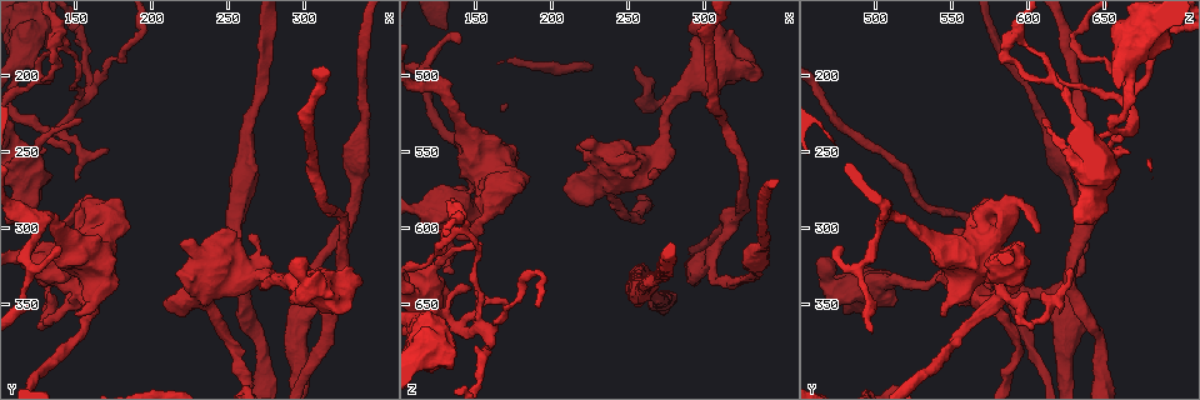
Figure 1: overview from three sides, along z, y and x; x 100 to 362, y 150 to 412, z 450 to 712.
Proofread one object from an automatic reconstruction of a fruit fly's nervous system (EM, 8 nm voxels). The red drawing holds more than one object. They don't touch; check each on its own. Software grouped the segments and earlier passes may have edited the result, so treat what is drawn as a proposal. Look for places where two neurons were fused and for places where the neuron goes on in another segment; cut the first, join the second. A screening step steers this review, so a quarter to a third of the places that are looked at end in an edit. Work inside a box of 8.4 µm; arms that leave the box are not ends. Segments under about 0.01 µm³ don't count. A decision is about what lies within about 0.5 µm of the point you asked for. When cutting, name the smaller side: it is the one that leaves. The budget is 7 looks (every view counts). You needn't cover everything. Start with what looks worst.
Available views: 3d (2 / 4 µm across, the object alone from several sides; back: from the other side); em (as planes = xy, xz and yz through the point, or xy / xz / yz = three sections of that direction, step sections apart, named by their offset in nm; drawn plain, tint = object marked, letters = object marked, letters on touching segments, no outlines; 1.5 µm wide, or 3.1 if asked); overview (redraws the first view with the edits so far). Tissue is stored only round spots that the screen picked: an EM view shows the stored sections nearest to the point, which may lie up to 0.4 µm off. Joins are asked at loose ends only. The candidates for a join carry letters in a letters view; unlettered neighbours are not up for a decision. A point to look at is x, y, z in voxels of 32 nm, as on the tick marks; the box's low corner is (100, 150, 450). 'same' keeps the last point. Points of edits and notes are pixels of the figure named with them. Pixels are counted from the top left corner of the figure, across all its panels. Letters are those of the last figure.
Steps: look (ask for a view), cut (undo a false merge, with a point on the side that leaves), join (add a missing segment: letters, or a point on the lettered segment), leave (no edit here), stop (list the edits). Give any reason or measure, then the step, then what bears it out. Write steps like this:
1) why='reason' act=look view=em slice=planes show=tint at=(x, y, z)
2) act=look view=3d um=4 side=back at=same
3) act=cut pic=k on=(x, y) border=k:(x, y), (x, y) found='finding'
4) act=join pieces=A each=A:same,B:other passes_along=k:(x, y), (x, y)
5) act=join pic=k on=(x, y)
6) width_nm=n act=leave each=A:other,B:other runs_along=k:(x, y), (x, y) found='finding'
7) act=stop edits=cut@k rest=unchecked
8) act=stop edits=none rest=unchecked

why='thick turns thin' act=look view=em slice=xz step=8 show=tint at=(306, 388, 606)

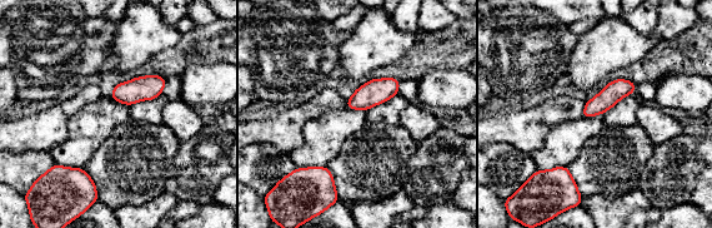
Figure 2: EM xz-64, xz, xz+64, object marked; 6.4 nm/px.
act=look view=em slice=planes show=letters at=same

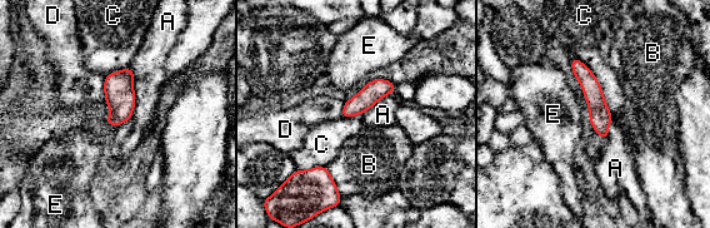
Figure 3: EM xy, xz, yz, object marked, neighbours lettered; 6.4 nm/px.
width_nm=120 longest_contact=C:460nm act=leave each=A:other,B:other,C:other,D:other,E:other found='all the same neuron'

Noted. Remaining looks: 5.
why='thin end' act=look view=em slice=xz step=8 show=letters at=(152, 230, 608)

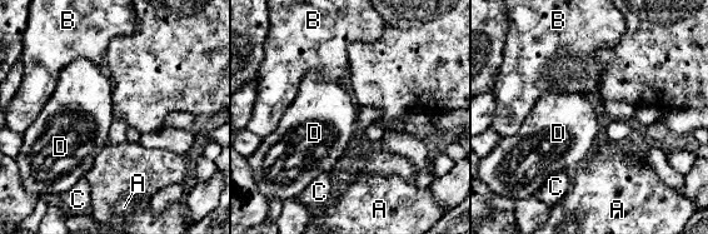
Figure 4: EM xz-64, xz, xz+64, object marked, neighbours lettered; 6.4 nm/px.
why='cut it another way' act=look view=em slice=planes show=letters at=same

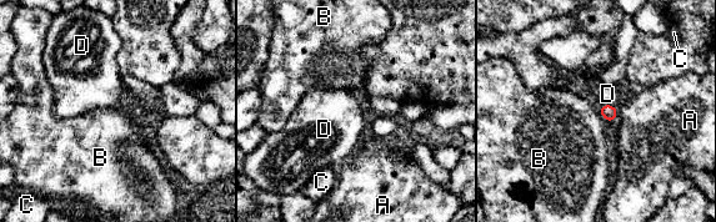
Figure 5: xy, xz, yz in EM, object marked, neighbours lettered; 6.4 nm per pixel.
longest_contact=D:100nm act=leave each=A:other,B:other,C:other,D:other found='none of them fits'

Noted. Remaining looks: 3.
why='thick turns thin' act=look view=em slice=xz step=8 show=tint at=(276, 336, 536)

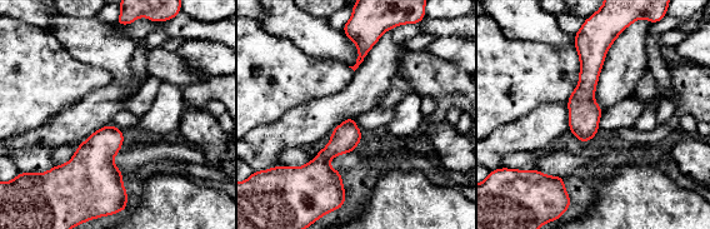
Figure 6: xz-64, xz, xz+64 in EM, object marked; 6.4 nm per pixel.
act=look view=em slice=planes show=letters at=same

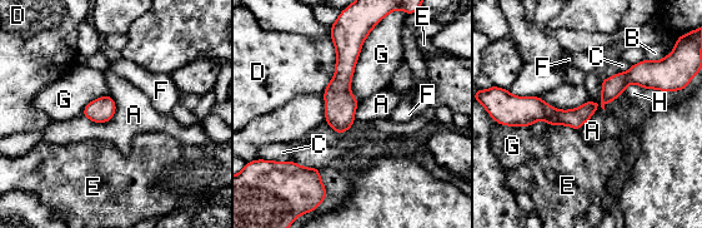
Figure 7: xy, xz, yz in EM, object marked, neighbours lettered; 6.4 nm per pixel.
act=leave each=A:other,B:other,C:other,D:other,E:other,F:other,G:other,H:other border=7:(602, 79), (601, 103), (578, 130) found='continuous, no second neuron'

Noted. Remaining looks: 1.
act=stop edits=none rest=unchecked

